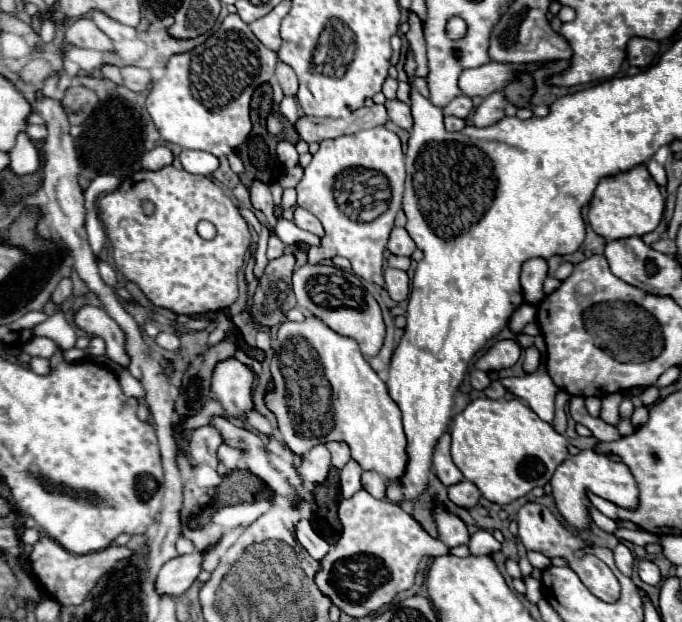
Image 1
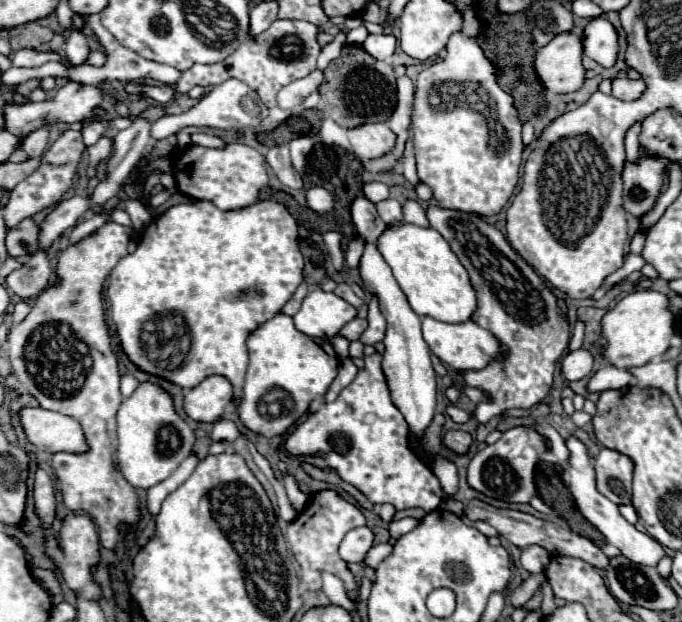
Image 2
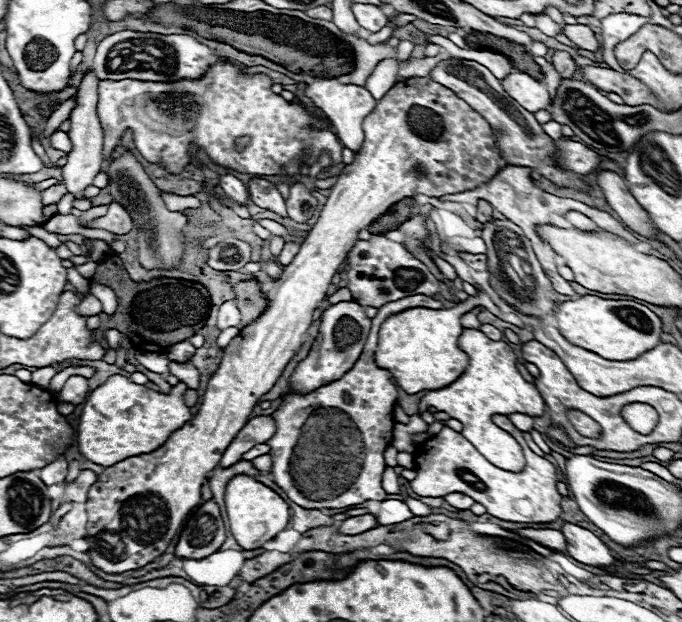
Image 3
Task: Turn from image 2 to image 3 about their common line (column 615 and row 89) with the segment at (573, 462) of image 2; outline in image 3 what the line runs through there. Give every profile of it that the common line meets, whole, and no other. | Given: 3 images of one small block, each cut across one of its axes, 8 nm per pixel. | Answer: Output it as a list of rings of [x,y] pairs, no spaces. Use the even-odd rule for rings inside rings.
[[[514,70],[506,78],[502,78],[500,84],[510,98],[514,98],[522,108],[526,108],[532,114],[544,110],[550,104],[550,96],[544,82],[538,82],[524,72]]]

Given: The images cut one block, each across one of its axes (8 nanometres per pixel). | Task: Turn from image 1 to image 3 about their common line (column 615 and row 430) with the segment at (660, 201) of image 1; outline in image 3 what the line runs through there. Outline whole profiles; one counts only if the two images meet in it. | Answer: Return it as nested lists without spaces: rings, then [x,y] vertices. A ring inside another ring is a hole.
[[[408,78],[394,84],[386,92],[386,96],[378,100],[378,108],[374,108],[374,112],[366,116],[362,128],[364,128],[364,142],[360,152],[354,156],[354,162],[342,170],[336,184],[330,188],[328,202],[324,204],[316,226],[310,230],[304,244],[300,246],[300,252],[288,266],[282,268],[280,280],[272,282],[270,288],[266,290],[268,298],[266,312],[250,326],[242,328],[240,334],[224,348],[222,364],[218,366],[218,372],[214,372],[214,376],[208,380],[208,388],[202,396],[200,410],[194,414],[194,418],[176,432],[172,432],[170,438],[158,450],[126,458],[106,468],[88,490],[86,538],[92,538],[96,544],[88,552],[92,564],[102,572],[122,574],[128,570],[136,570],[154,562],[160,554],[166,552],[168,544],[176,536],[178,528],[182,526],[190,510],[200,504],[202,484],[204,480],[208,480],[210,472],[218,466],[222,452],[244,428],[252,408],[276,384],[284,366],[302,346],[304,334],[314,320],[312,314],[318,308],[318,304],[326,298],[326,290],[338,266],[346,260],[350,248],[358,242],[358,232],[366,230],[372,222],[376,222],[396,202],[404,198],[412,198],[418,194],[440,198],[444,194],[474,190],[480,184],[490,182],[504,166],[494,146],[494,136],[486,120],[478,116],[478,112],[474,112],[454,92],[434,82],[432,78]],[[114,534],[120,536],[120,542],[114,542]]]

